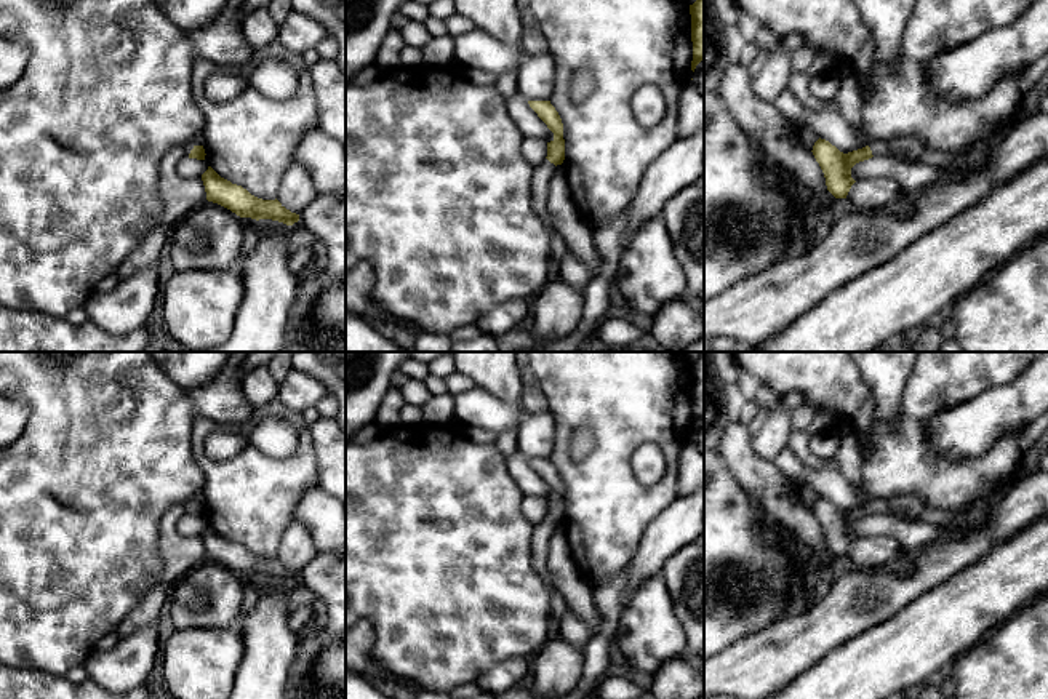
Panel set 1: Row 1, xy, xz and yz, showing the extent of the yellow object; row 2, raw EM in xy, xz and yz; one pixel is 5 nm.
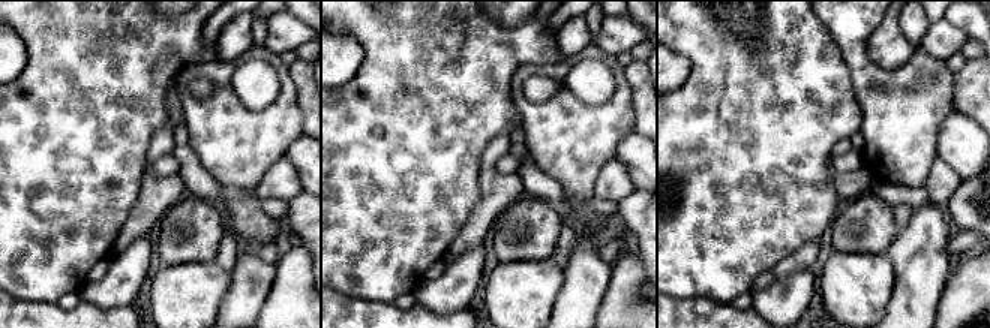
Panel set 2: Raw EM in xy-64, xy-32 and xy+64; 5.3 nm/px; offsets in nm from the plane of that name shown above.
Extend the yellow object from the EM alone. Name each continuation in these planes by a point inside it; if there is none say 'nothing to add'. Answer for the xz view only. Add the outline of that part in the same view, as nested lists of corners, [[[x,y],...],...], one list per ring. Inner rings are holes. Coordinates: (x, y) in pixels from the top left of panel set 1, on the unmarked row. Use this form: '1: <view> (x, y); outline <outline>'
1: xz (544, 530); outline [[[546,517],[539,525],[536,525],[536,529],[534,529],[534,534],[533,534],[533,566],[534,566],[534,569],[539,573],[539,576],[544,577],[544,579],[550,584],[550,587],[552,587],[552,619],[554,619],[554,624],[557,624],[557,622],[565,616],[568,606],[566,606],[563,597],[560,595],[560,592],[558,592],[558,590],[555,589],[555,585],[552,584],[552,577],[550,577],[550,573],[549,573],[547,565],[546,565],[546,563],[547,563],[547,553],[549,553],[549,539],[550,539],[550,536],[552,536],[554,529],[555,529],[555,523],[550,521],[547,517]]]

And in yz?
1: yz (879, 506); outline [[[870,499],[869,505],[870,505],[874,515],[891,513],[890,505],[883,499]]]

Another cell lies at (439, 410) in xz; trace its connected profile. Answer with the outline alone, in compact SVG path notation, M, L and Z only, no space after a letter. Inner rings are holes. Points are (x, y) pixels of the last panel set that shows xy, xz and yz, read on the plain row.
M432 395L422 406L422 424L446 425L454 422L454 395Z

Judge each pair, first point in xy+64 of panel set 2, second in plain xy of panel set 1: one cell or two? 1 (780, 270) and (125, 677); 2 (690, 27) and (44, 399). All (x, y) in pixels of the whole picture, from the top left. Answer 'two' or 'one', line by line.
1: two
2: one

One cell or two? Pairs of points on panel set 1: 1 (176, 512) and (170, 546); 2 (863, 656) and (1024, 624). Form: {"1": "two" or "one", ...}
{"1": "one", "2": "two"}

